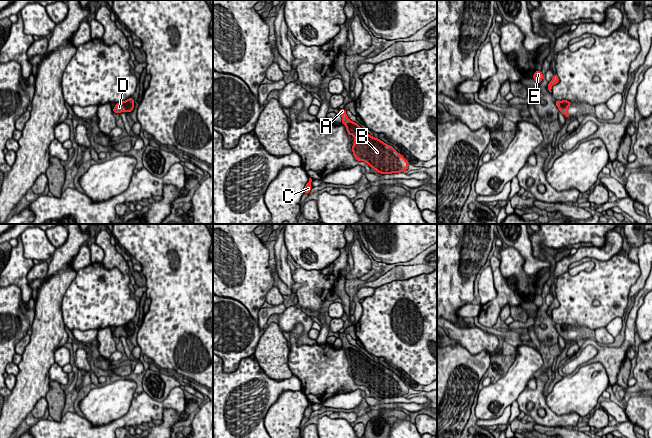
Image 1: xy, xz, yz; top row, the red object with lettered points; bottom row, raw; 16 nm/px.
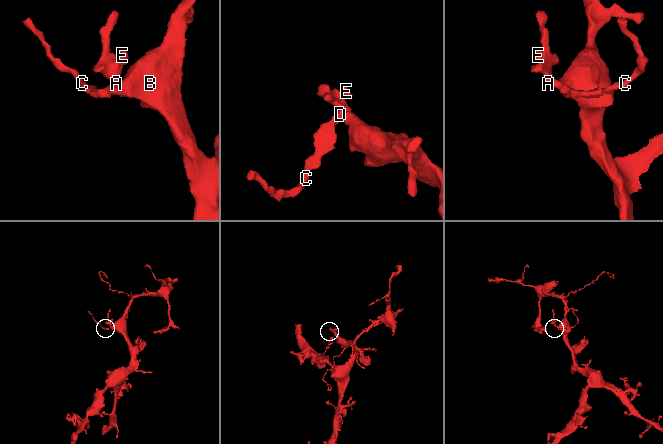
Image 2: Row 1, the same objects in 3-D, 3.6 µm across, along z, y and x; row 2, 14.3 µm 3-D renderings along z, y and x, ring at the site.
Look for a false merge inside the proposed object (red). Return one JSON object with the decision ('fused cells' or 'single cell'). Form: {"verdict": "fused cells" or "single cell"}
{"verdict": "single cell"}

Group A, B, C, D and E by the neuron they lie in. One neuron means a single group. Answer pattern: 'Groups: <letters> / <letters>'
Groups: A B C D E

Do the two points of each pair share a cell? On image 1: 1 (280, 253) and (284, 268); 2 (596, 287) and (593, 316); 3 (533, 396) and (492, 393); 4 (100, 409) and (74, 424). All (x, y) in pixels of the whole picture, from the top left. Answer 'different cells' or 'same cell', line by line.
1: same cell
2: same cell
3: different cells
4: different cells

